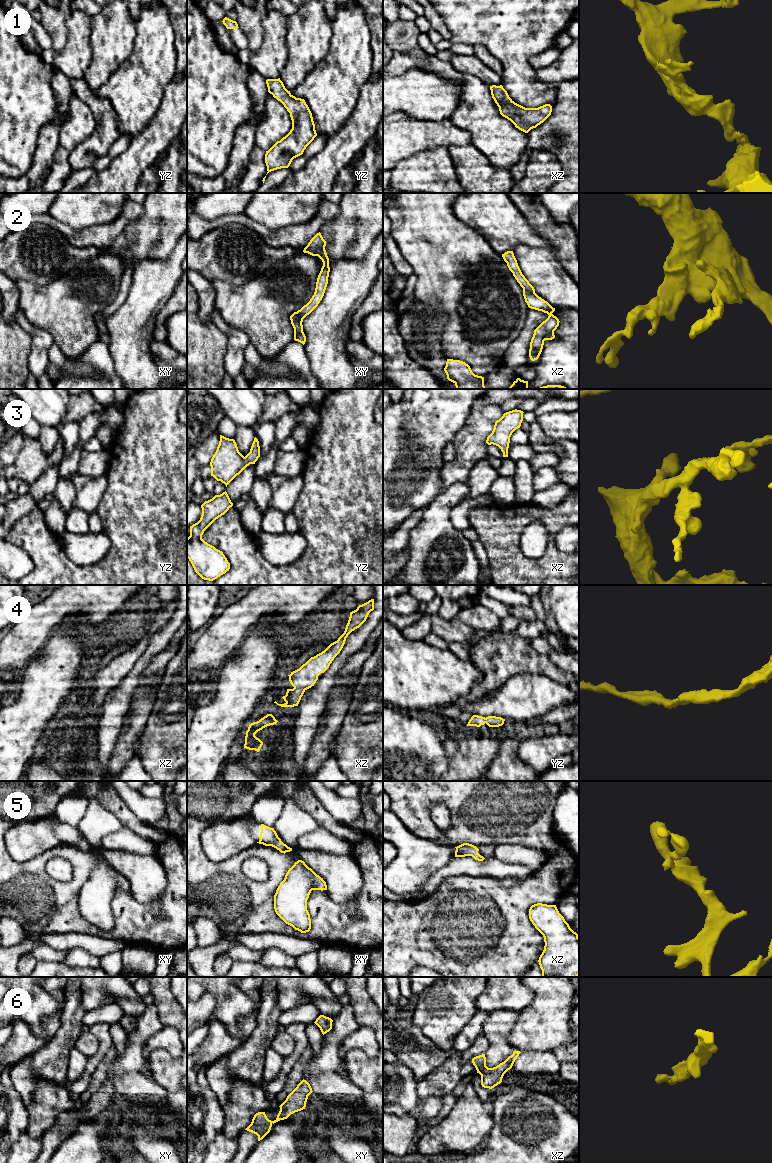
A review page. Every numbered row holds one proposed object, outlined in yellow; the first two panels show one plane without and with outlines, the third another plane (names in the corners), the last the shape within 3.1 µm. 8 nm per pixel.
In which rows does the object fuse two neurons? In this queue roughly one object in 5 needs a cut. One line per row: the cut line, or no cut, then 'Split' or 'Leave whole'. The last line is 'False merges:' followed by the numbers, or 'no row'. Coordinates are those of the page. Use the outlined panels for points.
1: No split. Leave whole
2: No split. Leave whole
3: No split. Leave whole
4: No split. Leave whole
5: No split. Leave whole
6: No split. Leave whole
False merges: no row

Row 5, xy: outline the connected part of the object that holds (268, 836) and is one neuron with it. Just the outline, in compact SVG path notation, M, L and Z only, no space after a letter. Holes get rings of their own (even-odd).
M261 824L260 840L257 843L272 846L284 854L292 851L292 848L281 841L274 828L270 828L264 824Z

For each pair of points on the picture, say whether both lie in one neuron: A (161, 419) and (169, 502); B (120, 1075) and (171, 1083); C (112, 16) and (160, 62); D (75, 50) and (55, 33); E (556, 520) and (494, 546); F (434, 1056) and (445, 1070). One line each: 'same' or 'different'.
A: same
B: different
C: different
D: different
E: same
F: different

